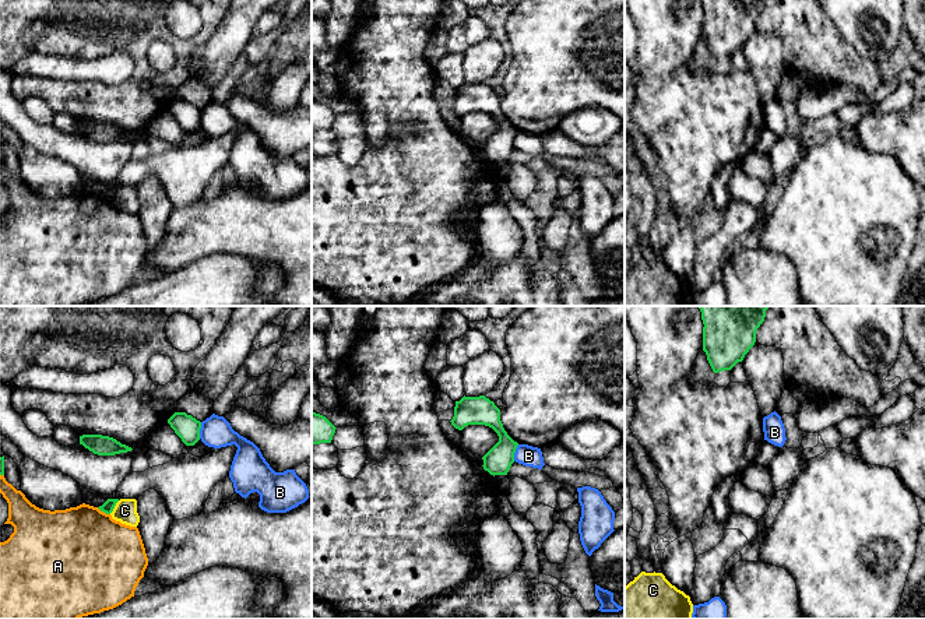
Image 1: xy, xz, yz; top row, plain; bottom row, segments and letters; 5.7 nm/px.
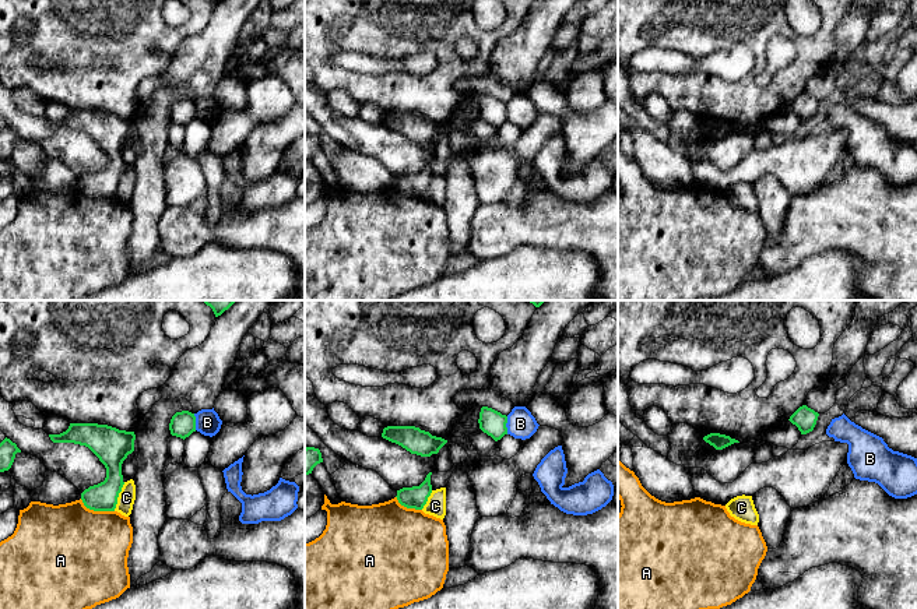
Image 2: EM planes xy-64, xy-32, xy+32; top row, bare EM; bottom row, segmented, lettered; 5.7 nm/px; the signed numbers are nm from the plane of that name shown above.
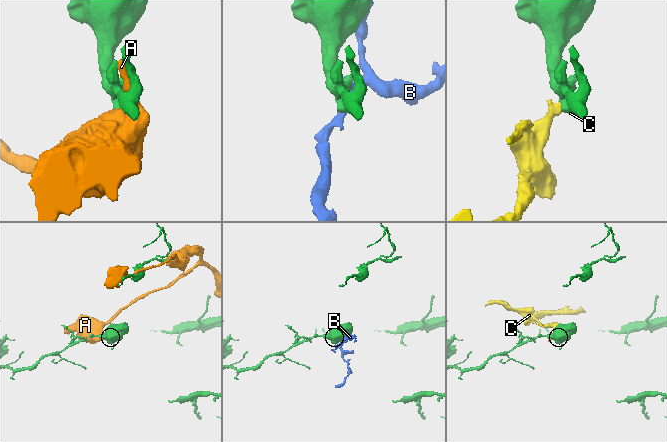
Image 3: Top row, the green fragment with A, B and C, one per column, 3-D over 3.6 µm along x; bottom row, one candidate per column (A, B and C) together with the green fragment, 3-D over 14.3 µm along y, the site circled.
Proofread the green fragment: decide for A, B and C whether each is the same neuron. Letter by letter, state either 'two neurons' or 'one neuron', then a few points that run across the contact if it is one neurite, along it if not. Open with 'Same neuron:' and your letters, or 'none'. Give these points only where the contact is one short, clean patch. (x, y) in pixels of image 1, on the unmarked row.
Same neuron: none
A: two neurons
B: two neurons; line xy (201, 109), (199, 125)
C: two neurons; line xy (119, 187), (109, 200)

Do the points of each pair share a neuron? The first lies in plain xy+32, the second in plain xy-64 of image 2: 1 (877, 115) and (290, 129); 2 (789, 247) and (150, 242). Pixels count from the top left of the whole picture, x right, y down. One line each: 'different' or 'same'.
1: same
2: different

